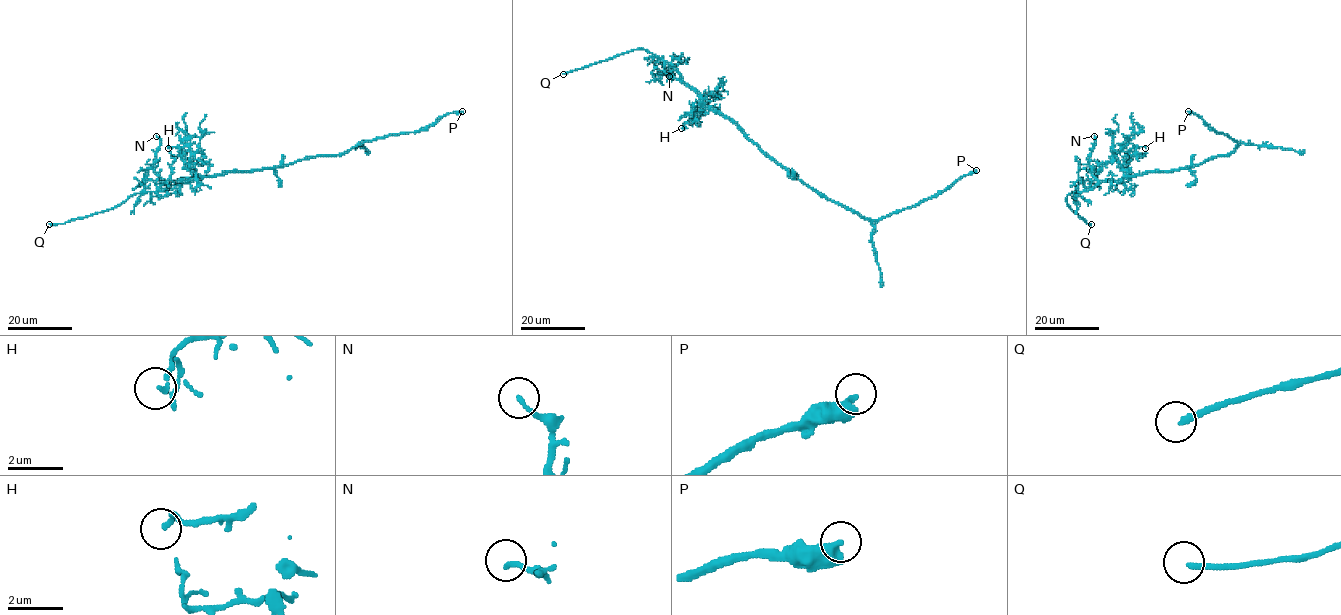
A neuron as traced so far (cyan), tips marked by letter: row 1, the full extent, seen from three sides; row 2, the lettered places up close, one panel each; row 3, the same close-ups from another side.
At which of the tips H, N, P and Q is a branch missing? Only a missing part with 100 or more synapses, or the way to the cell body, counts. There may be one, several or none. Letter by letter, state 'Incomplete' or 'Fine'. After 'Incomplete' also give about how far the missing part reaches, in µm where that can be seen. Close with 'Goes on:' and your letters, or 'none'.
H: Fine
N: Fine
P: Fine
Q: Incomplete. Missing length about 25 µm
Goes on: Q

